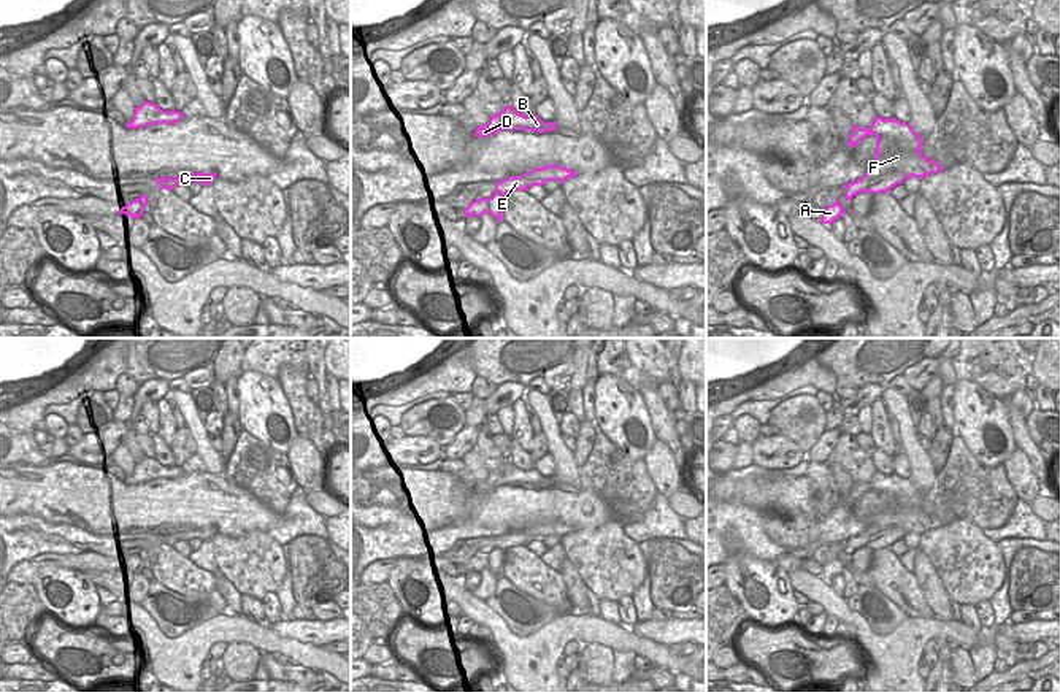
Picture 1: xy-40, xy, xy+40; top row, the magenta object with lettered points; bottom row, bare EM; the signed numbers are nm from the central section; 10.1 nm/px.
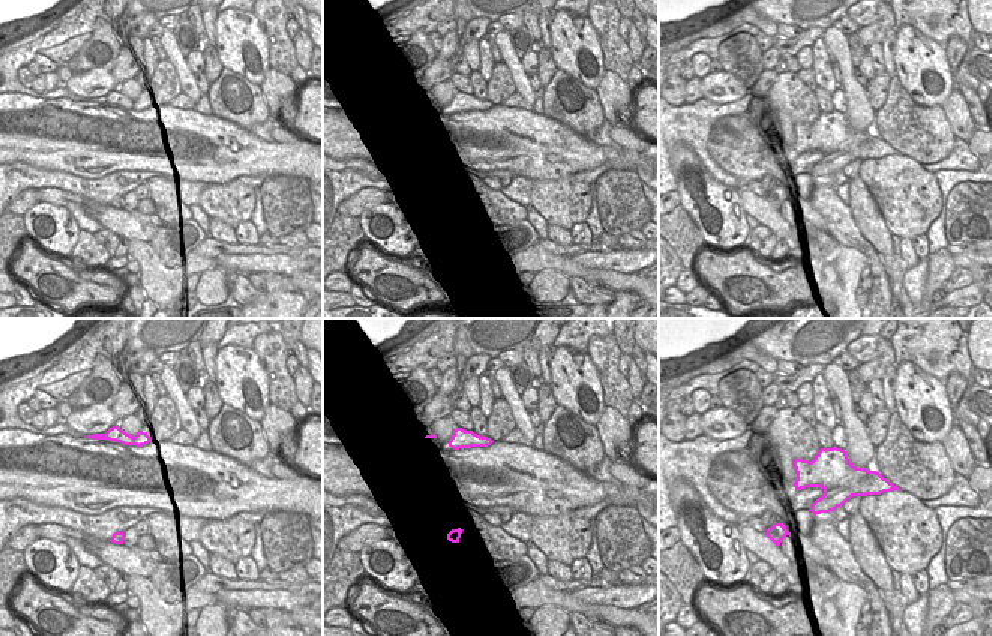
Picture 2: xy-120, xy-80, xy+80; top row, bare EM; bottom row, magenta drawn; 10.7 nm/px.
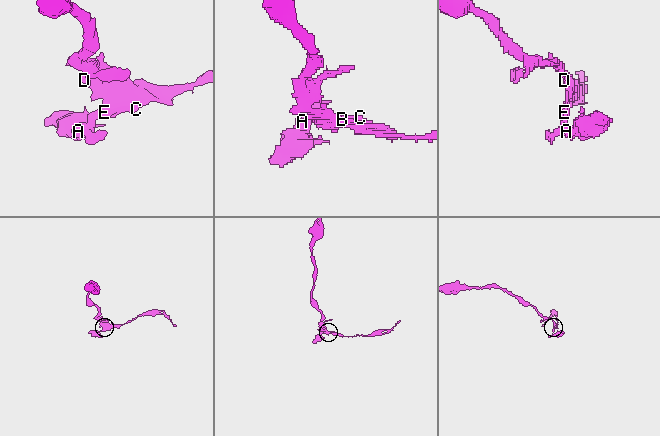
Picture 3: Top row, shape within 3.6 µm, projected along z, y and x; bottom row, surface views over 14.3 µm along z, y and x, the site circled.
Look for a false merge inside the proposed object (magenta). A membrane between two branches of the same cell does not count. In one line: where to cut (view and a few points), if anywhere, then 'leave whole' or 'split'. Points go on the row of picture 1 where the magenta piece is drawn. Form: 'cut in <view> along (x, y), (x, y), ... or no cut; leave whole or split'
cut in xy along (495, 192), (503, 194); split

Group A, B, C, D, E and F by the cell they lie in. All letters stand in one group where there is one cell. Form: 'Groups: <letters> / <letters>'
Groups: A / B C D E F

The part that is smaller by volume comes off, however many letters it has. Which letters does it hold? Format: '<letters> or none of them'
A

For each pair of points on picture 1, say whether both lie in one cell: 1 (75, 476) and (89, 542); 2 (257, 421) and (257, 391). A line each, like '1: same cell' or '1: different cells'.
1: different cells
2: same cell

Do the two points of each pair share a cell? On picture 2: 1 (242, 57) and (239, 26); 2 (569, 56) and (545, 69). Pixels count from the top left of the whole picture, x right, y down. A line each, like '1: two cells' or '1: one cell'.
1: one cell
2: two cells

